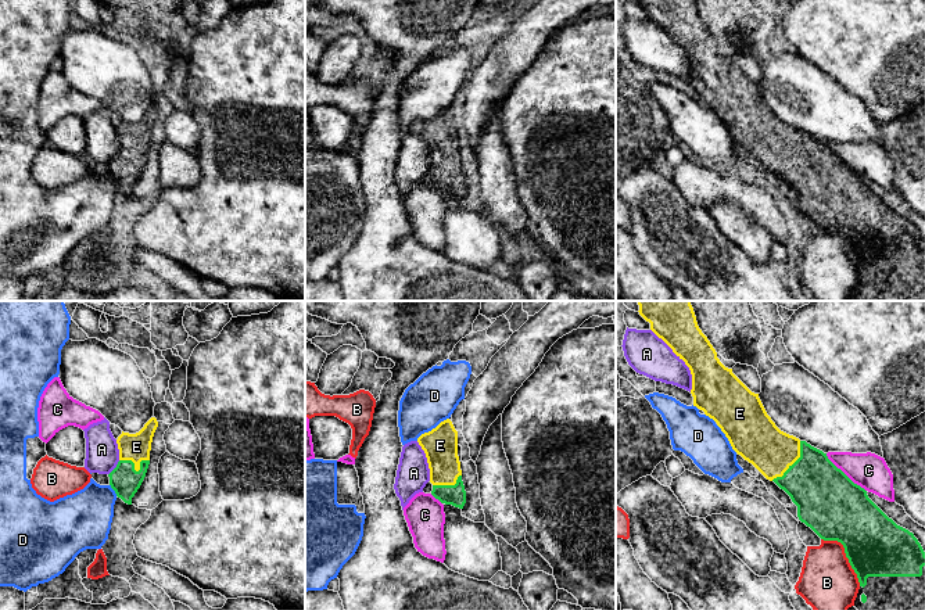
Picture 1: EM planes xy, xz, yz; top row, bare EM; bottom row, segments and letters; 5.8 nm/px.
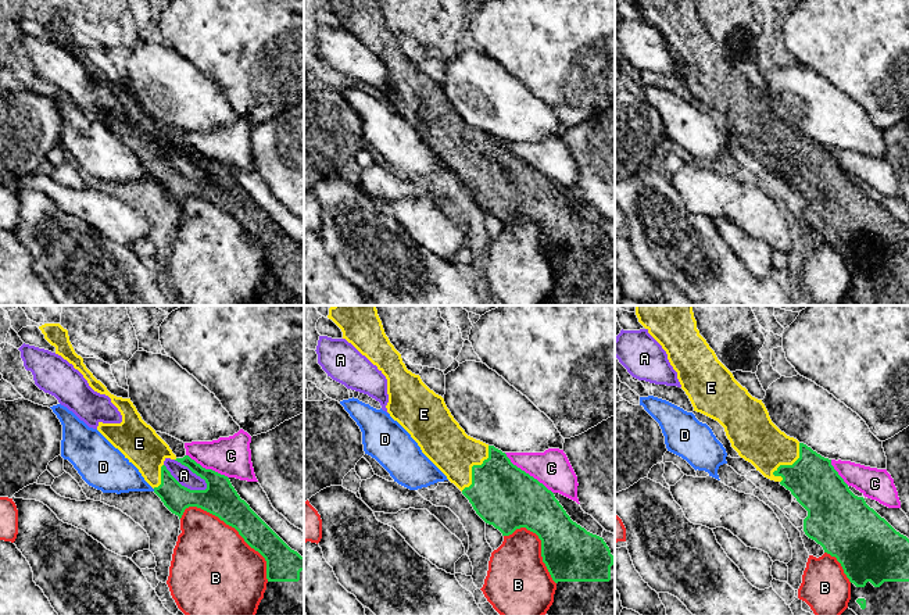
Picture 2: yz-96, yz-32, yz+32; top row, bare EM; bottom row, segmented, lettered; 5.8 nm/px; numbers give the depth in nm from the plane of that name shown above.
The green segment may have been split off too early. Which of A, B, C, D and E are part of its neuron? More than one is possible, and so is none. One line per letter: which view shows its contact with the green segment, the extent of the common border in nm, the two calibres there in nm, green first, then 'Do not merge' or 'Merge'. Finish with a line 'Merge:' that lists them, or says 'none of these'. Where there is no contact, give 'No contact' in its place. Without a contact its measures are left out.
A: Touches green in xy. Shared border 110 nm. Thickness 170 nm (green) against 190 nm. Do not merge
B: Touches green in yz. Shared border 360 nm. Thickness 360 nm (green) against 320 nm. Do not merge
C: Touches green in yz. Shared border 320 nm. Thickness 360 nm (green) against 200 nm. Do not merge
D: Touches green in xy. Shared border 80 nm. Thickness 170 nm (green) against 320 nm. Do not merge
E: Touches green in yz. Shared border 280 nm. Thickness 340 nm (green) against 280 nm. Merge
Merge: E

